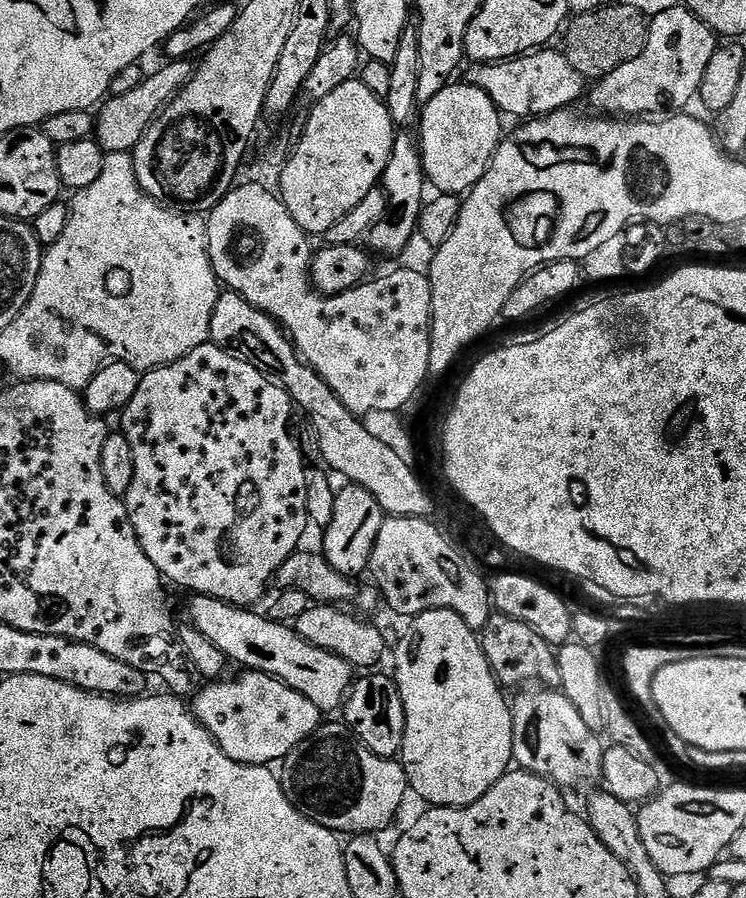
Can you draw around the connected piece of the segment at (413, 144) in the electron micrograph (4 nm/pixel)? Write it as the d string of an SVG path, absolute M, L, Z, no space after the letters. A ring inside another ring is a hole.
M408 130L397 131L396 141L390 154L390 162L386 162L386 170L382 181L382 191L388 199L388 212L369 230L366 237L367 247L373 253L381 252L384 256L396 256L399 252L407 250L412 236L414 240L417 235L420 210L426 203L424 188L426 189L424 159L420 157L417 137L413 133L411 136Z

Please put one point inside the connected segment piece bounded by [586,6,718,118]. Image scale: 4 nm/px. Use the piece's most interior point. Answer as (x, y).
(668, 74)

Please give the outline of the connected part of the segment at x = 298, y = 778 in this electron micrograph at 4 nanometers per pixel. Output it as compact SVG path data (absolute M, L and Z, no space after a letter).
M343 722L337 724L321 723L298 746L286 754L278 768L280 785L290 798L292 805L299 812L308 816L314 822L326 826L337 834L380 834L380 831L395 818L404 804L404 799L410 796L408 775L404 772L404 765L399 759L374 754L365 744L353 736L348 725Z

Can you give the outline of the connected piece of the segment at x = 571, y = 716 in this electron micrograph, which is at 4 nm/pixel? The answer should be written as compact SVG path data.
M528 686L523 690L517 691L516 704L511 705L512 709L512 758L513 761L523 771L533 772L538 774L542 778L551 780L553 784L559 786L561 789L569 790L568 788L576 788L579 784L592 784L597 783L600 780L600 775L602 774L602 758L604 757L604 749L606 747L605 741L600 741L601 737L597 733L590 730L590 726L586 726L586 722L582 722L582 714L578 714L578 709L574 707L574 702L570 702L570 698L565 696L563 691L557 690L552 686L543 686L544 688L532 688L536 686Z

